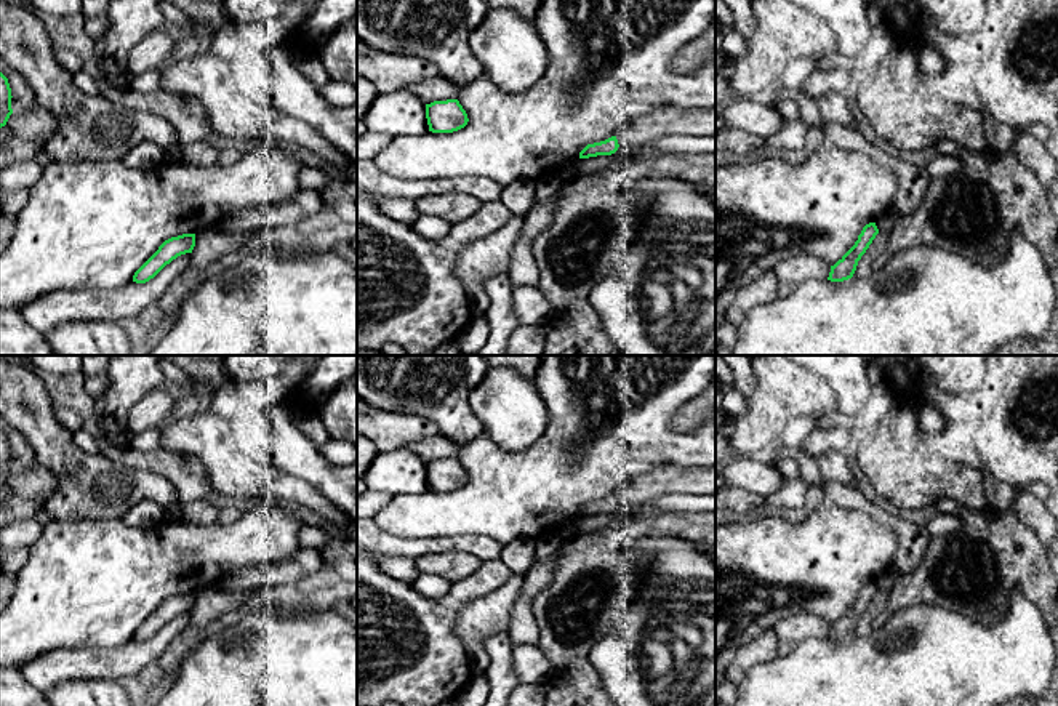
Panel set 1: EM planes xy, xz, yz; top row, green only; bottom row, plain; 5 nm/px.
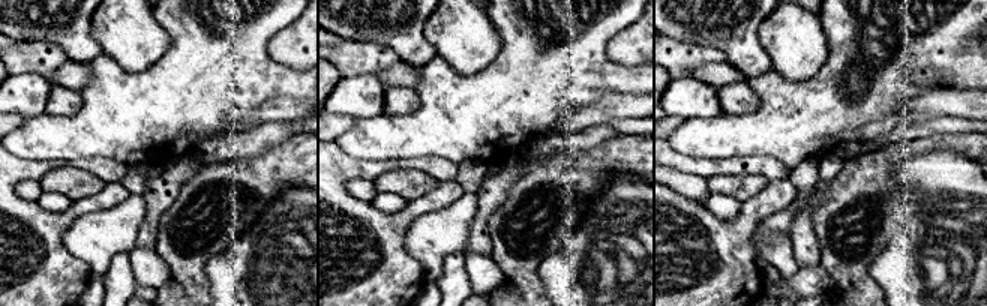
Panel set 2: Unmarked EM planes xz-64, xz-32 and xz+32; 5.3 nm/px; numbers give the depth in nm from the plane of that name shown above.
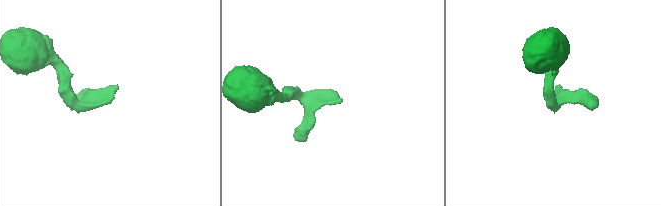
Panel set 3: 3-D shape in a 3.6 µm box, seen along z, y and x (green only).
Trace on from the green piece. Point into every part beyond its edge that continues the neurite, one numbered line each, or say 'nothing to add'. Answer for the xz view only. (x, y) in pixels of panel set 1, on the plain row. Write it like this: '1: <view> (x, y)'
1: xz (666, 479)

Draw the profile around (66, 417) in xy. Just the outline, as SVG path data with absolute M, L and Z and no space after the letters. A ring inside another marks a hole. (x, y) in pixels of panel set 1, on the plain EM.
M54 405L54 413L56 413L58 421L70 434L82 429L82 419L80 419L80 416L74 410L66 408L66 407Z

